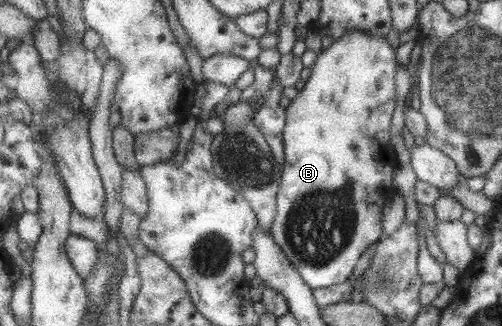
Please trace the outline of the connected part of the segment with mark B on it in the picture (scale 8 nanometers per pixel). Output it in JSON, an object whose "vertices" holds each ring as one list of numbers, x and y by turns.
{"vertices":[[350,31,334,40,327,48,316,53,316,58,310,66,310,75,301,89,297,90,295,97,285,108,285,122,283,128,283,155,284,162,281,166,280,184,275,196,276,215,269,232,274,243,284,253,285,259,296,269,304,283,310,289,327,288,352,279,352,270,361,254,368,245,373,244,382,237,380,219,382,207,389,201,396,191,392,184,395,163,395,151,389,143,390,121,394,112,395,103,395,49,386,41,386,37,372,35,368,31]]}

